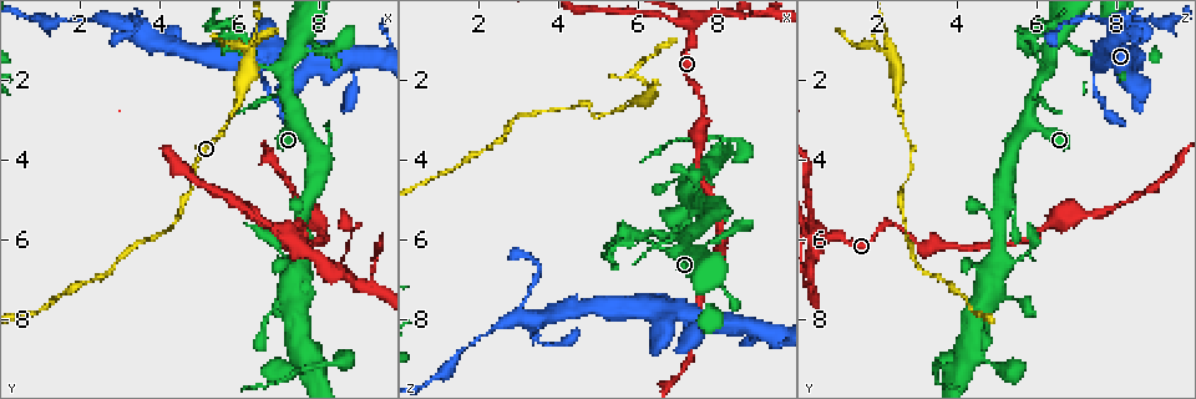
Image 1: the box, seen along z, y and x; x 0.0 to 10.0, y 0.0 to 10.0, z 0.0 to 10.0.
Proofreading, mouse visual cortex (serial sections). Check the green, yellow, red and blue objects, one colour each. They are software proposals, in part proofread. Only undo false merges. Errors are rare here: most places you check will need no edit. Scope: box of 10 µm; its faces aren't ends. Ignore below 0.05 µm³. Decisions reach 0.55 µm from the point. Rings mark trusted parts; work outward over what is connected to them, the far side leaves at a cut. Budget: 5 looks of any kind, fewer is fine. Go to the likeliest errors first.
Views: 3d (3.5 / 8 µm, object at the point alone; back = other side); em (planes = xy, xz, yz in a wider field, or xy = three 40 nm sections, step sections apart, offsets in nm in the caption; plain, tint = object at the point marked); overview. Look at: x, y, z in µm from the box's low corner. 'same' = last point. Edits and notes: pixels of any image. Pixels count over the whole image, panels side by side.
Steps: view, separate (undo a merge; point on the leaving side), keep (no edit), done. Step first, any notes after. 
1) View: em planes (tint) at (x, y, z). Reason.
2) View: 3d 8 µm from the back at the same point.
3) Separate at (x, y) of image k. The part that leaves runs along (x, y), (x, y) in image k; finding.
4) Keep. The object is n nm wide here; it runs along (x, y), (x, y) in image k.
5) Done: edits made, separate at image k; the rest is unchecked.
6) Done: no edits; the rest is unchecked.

View: 3d 3.5 µm from the back at (6.55, 1.95, 7.40). Abrupt turn.

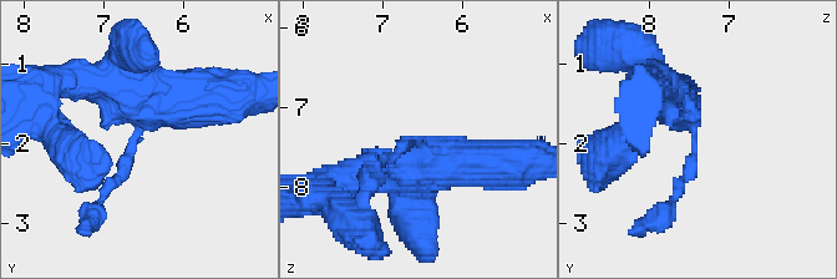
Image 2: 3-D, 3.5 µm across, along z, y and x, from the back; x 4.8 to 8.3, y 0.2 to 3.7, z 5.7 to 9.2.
View: em xy step 5 (tint) at (6.60, 1.90, 7.45).

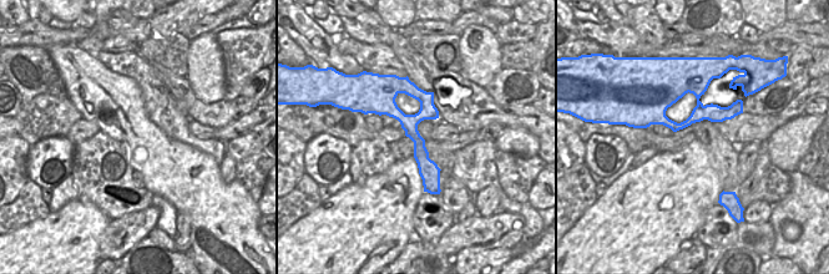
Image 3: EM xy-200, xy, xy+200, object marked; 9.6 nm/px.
Keep. It runs along (123, 81), (138, 138), (97, 203) in image 2; one cell here.

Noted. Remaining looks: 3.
View: 3d 3.5 µm at (7.60, 5.65, 2.35). Sharp bend.

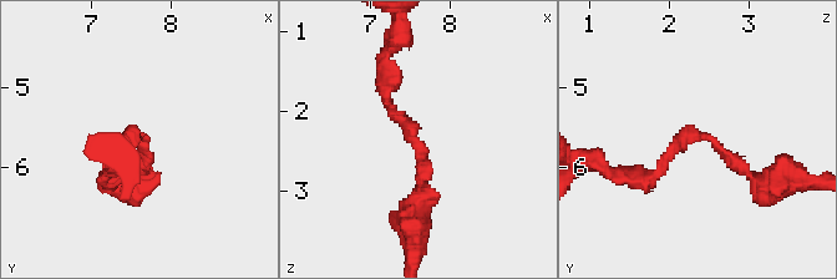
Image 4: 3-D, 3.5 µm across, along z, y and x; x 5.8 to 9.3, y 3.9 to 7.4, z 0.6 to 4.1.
View: em xy step 2 (tint) at (7.60, 5.60, 2.40). Now the EM.

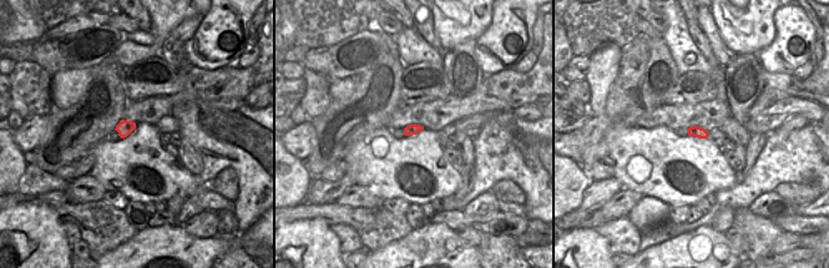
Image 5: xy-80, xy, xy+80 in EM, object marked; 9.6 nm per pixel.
Keep. It runs along (387, 84), (387, 106), (422, 151), (419, 202) in image 4; one cell here.

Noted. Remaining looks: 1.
Done: no edits; the rest is unchecked.

